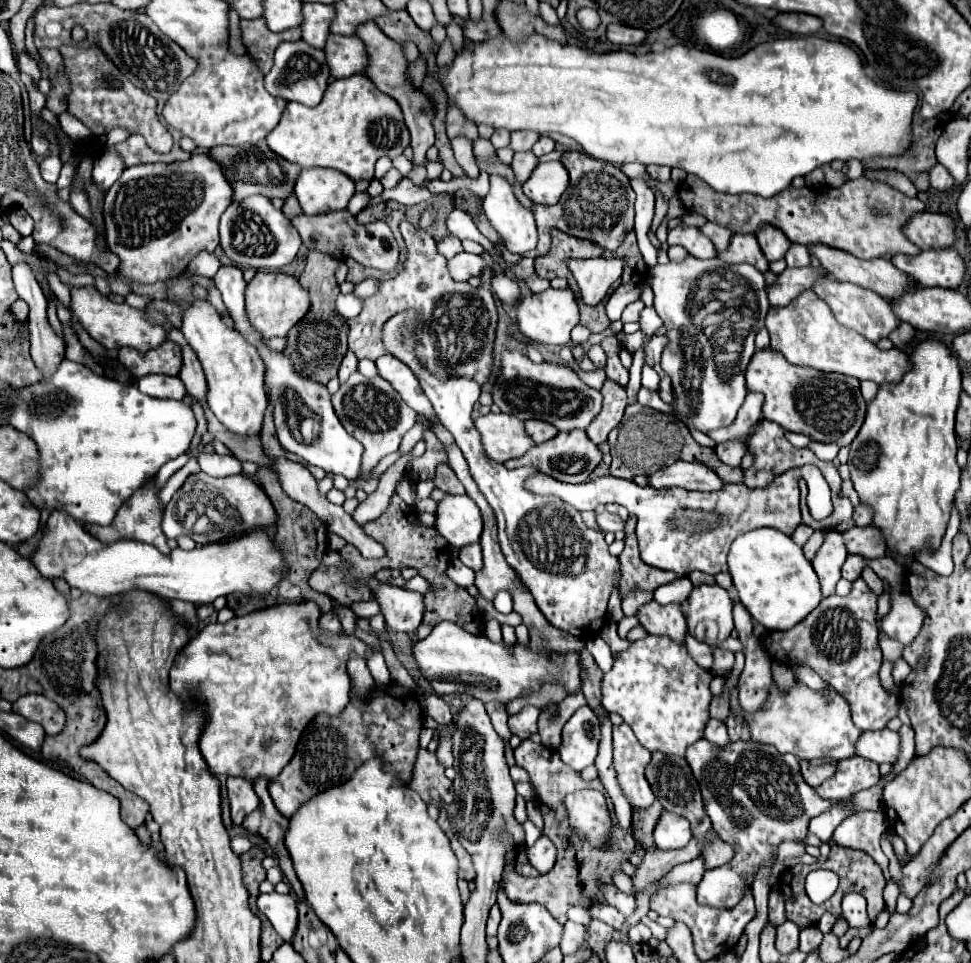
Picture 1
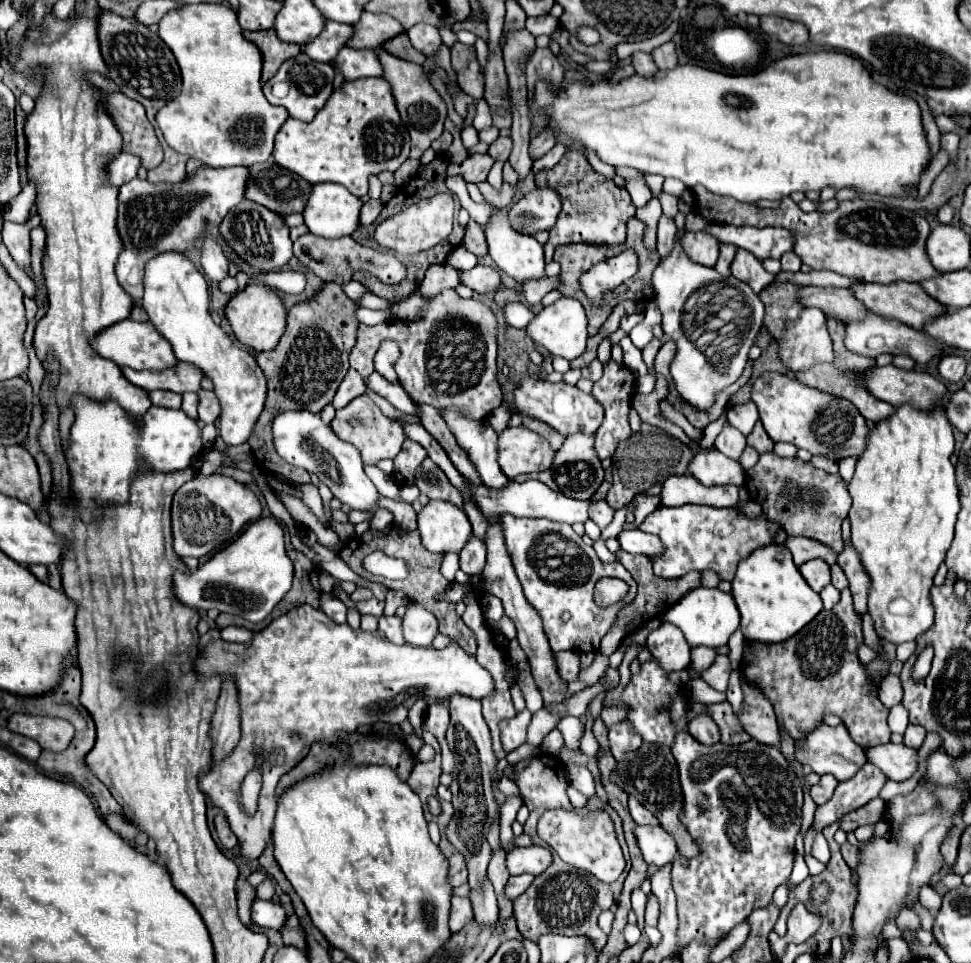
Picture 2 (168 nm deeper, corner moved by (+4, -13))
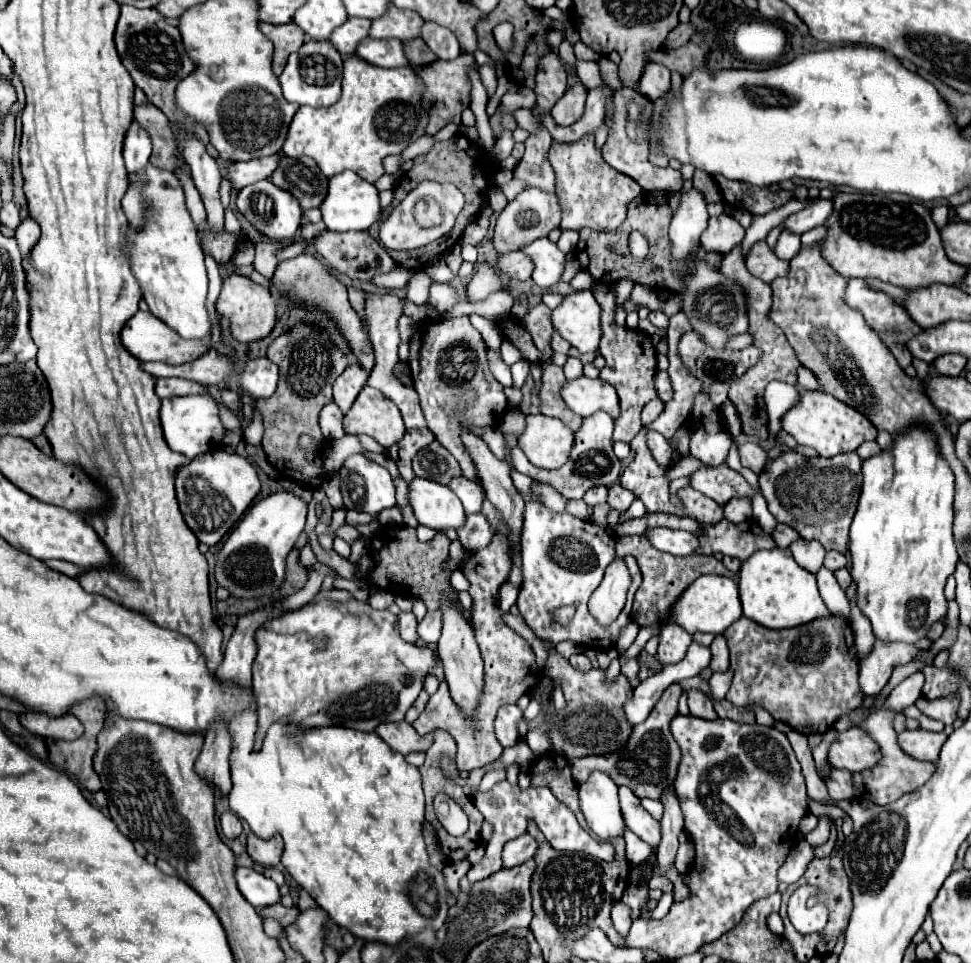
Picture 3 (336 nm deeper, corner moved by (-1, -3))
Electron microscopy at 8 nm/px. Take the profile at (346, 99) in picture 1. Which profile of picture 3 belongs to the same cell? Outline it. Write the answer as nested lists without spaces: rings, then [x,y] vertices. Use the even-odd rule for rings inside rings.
[[[350,56],[344,60],[344,80],[342,80],[342,96],[336,104],[328,108],[310,108],[310,106],[300,106],[298,112],[294,114],[294,120],[288,130],[288,138],[284,142],[282,152],[286,156],[310,156],[316,160],[320,170],[332,178],[344,170],[356,172],[360,178],[368,182],[376,182],[384,174],[384,164],[382,160],[390,154],[400,154],[404,150],[404,140],[406,148],[420,136],[426,134],[428,126],[428,114],[422,108],[422,94],[424,94],[424,82],[420,76],[414,72],[412,66],[406,68],[378,68],[358,56]]]

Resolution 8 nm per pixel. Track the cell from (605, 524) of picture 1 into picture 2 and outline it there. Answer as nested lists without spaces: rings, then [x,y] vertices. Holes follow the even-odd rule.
[[[639,528],[637,530],[623,530],[619,536],[617,536],[619,544],[623,550],[631,552],[631,554],[645,554],[645,556],[653,556],[653,554],[659,554],[659,538],[651,536],[651,534],[645,534],[641,532]]]

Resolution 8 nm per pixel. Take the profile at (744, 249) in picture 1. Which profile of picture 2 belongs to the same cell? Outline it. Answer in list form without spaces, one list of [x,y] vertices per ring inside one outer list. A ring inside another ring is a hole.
[[[739,248],[735,254],[735,260],[731,264],[731,276],[743,280],[745,284],[749,284],[753,288],[753,292],[761,292],[763,288],[767,288],[773,282],[773,274],[769,274],[763,264],[751,256],[751,252]]]

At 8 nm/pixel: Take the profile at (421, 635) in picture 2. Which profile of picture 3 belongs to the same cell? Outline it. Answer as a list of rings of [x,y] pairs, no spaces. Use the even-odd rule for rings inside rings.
[[[426,612],[424,620],[418,624],[418,636],[424,644],[434,646],[440,638],[440,612]]]

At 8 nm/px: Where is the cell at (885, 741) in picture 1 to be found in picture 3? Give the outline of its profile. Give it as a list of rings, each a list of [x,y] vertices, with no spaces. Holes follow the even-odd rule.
[[[924,728],[918,730],[904,730],[898,734],[898,744],[908,752],[912,758],[936,762],[942,744],[946,742],[946,732],[930,732]]]

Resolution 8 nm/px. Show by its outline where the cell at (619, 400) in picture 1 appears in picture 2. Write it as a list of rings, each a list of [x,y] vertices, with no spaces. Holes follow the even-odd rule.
[[[609,360],[609,364],[605,366],[605,372],[603,372],[603,378],[597,380],[595,386],[593,386],[593,396],[595,396],[595,400],[599,400],[599,404],[605,410],[603,424],[595,432],[595,452],[597,452],[597,456],[601,460],[603,458],[611,458],[613,452],[615,452],[615,448],[617,448],[617,442],[623,440],[623,438],[627,438],[631,434],[627,414],[629,414],[629,404],[631,404],[633,394],[635,394],[633,372],[627,370],[625,366],[619,366],[619,364],[615,364],[615,362]]]

